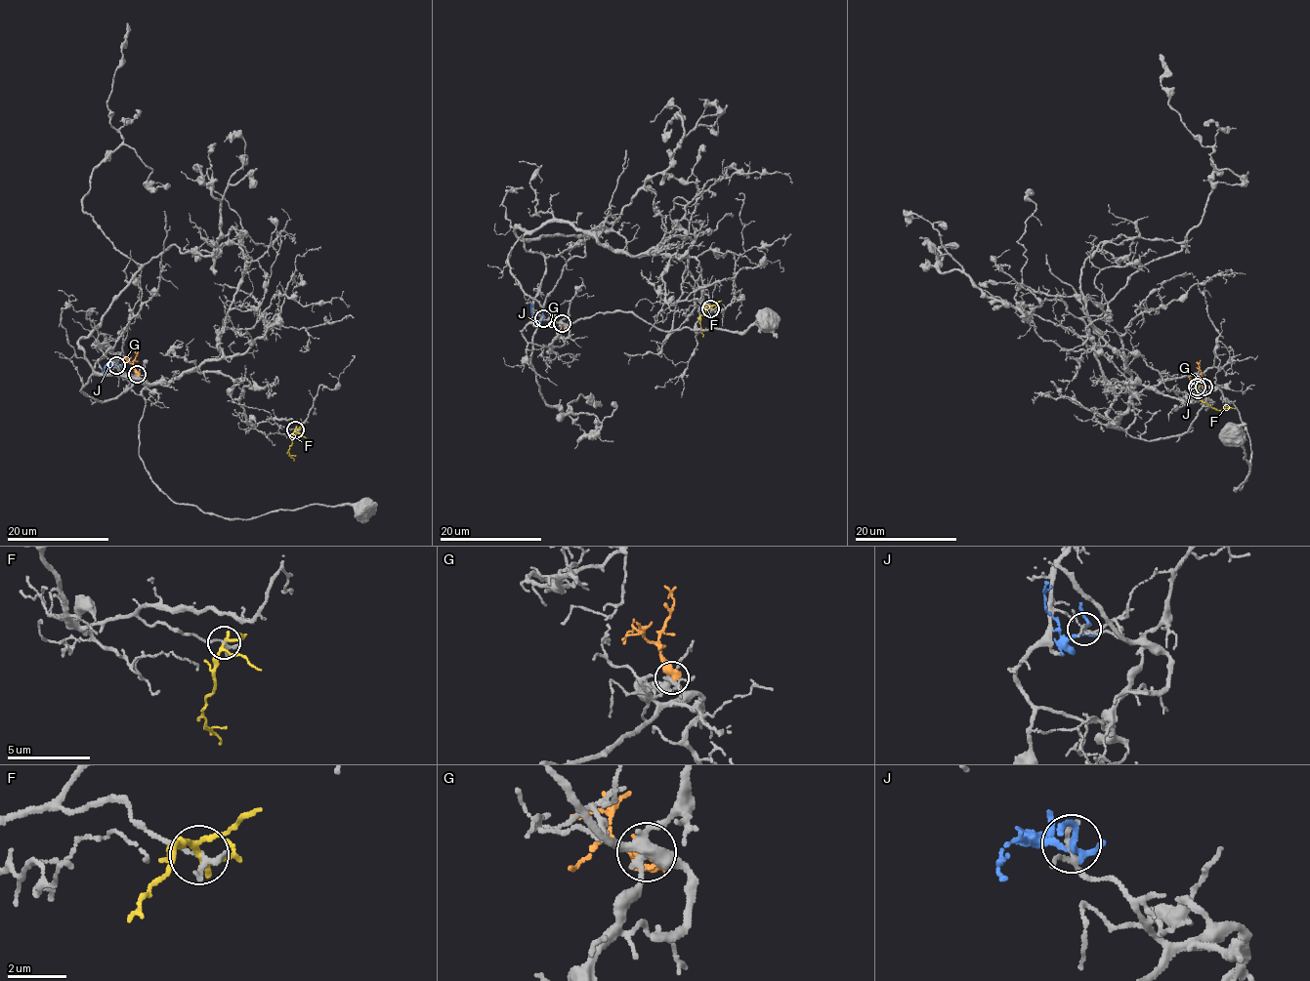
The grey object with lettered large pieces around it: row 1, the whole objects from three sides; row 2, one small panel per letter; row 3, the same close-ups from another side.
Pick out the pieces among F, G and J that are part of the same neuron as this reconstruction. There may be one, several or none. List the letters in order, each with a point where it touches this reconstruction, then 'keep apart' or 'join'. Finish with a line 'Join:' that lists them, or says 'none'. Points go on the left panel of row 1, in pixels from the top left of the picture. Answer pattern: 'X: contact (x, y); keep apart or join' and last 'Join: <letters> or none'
F: contact (295, 429); keep apart
G: contact (137, 374); join
J: contact (116, 365); keep apart
Join: G

